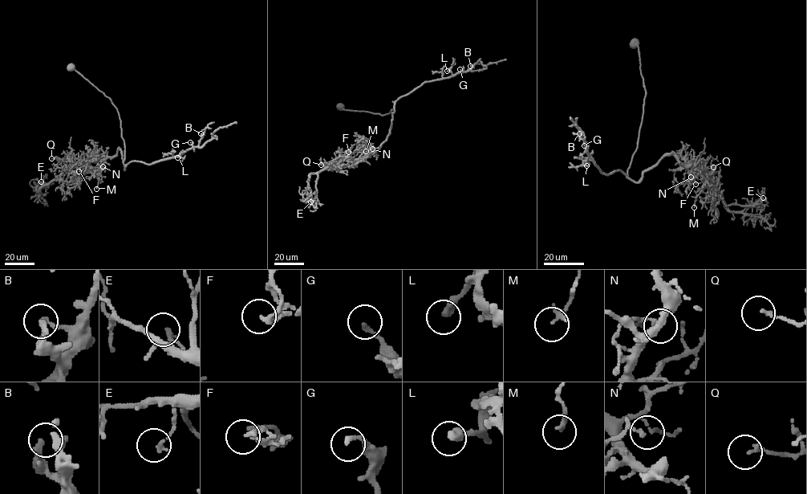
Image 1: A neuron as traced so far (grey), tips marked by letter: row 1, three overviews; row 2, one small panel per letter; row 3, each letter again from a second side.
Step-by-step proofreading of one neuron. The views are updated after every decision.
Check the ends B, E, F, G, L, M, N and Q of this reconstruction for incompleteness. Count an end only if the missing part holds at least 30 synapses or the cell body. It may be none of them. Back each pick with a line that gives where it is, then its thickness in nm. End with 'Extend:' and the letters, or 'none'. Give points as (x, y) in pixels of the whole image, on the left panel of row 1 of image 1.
Extend: none

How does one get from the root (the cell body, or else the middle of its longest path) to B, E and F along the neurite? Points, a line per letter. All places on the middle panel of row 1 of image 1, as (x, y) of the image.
B: (340, 105), (345, 109), (387, 114), (394, 108), (393, 102), (423, 83), (466, 71), (470, 66)
E: (340, 105), (384, 115), (394, 108), (394, 102), (391, 128), (379, 148), (321, 171), (316, 196), (310, 202)
F: (340, 105), (384, 115), (394, 108), (394, 102), (391, 128), (380, 147), (357, 158), (348, 152)

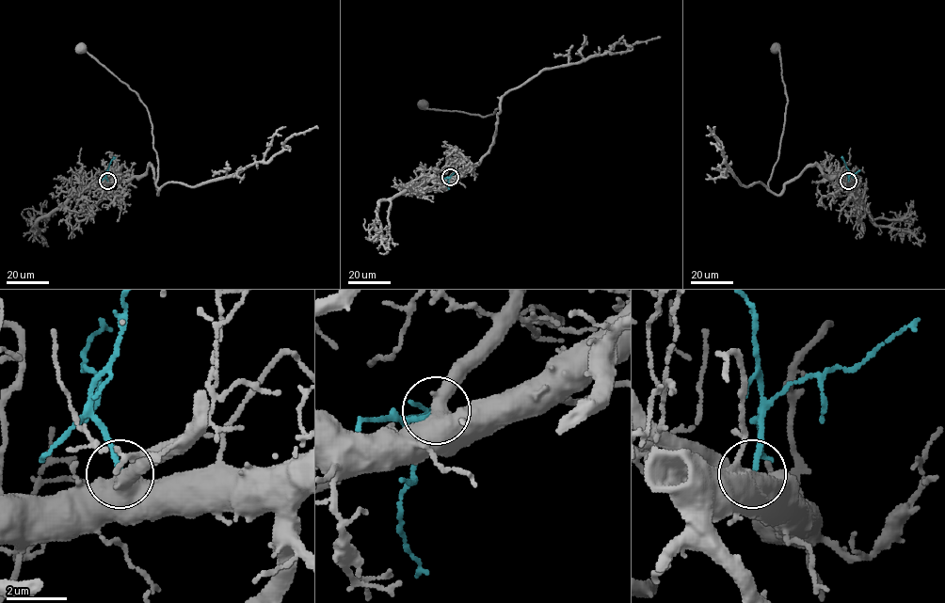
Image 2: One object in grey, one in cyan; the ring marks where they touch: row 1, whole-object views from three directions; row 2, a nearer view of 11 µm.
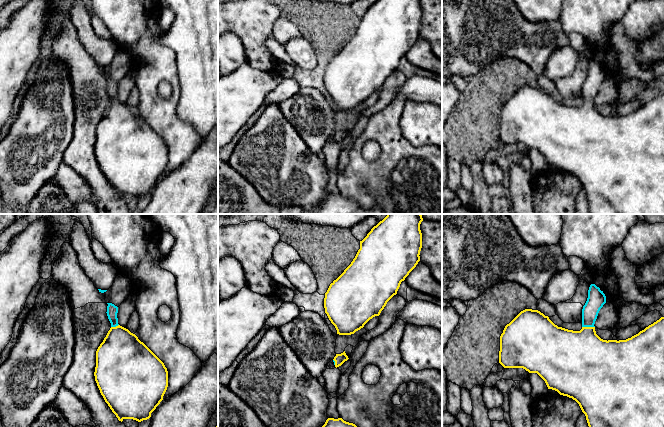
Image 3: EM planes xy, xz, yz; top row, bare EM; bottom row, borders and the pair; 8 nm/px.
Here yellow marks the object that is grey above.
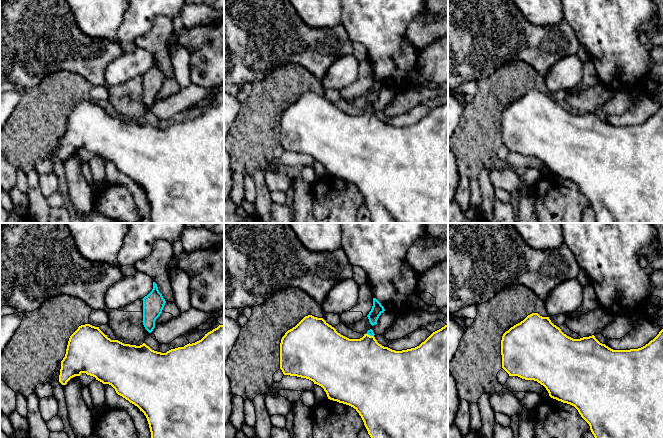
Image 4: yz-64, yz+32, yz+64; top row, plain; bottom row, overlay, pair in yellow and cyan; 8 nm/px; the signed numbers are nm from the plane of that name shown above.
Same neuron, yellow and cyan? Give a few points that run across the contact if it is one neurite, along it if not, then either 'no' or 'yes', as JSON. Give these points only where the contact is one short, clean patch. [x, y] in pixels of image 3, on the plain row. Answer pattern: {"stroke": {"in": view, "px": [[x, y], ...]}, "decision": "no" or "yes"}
{"decision": "yes"}

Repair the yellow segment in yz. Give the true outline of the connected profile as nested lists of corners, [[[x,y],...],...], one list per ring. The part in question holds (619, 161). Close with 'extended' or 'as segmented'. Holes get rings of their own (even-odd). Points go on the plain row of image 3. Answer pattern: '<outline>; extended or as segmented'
[[[595,60],[588,66],[588,74],[582,85],[582,105],[568,106],[555,101],[548,92],[538,86],[525,85],[521,87],[509,100],[500,112],[499,139],[504,144],[523,144],[529,149],[537,149],[546,159],[548,165],[557,167],[560,171],[575,176],[586,192],[591,214],[664,214],[664,93],[626,116],[603,116],[595,107],[595,97],[598,89],[606,79],[606,72]]]; extended

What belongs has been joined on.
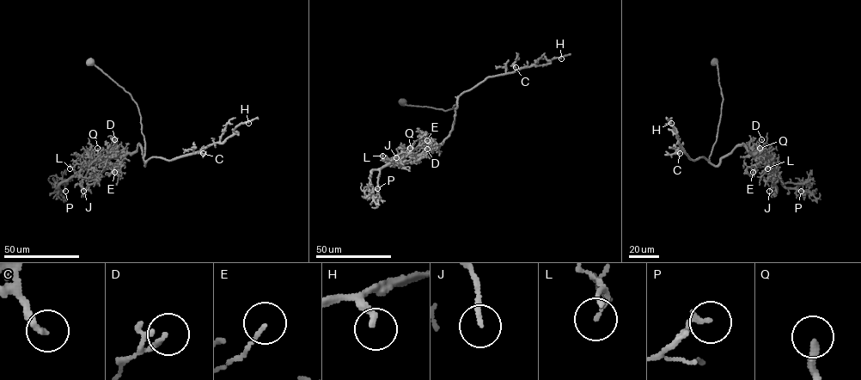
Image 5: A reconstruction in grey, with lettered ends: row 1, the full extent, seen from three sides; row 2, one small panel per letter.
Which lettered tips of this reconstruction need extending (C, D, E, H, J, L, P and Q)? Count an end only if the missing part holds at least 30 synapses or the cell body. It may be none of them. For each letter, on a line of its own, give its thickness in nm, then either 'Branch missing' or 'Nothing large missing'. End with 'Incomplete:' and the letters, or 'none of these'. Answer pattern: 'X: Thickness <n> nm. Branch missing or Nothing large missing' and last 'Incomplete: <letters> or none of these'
C: Thickness 280 nm. Branch missing
D: Thickness 170 nm. Nothing large missing
E: Thickness 120 nm. Nothing large missing
H: Thickness 240 nm. Nothing large missing
J: Thickness 170 nm. Branch missing
L: Thickness 130 nm. Nothing large missing
P: Thickness 170 nm. Nothing large missing
Q: Thickness 260 nm. Branch missing
Incomplete: C, J, Q

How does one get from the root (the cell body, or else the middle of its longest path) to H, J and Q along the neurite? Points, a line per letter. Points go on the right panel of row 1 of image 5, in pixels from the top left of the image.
H: (713, 61), (717, 64), (723, 101), (709, 161), (705, 157), (692, 160), (676, 143), (676, 131), (671, 123)
J: (713, 61), (723, 101), (709, 162), (717, 166), (743, 145), (773, 167), (769, 191)
Q: (713, 61), (717, 64), (723, 101), (709, 162), (717, 166), (742, 145), (766, 157), (765, 160), (760, 148)

